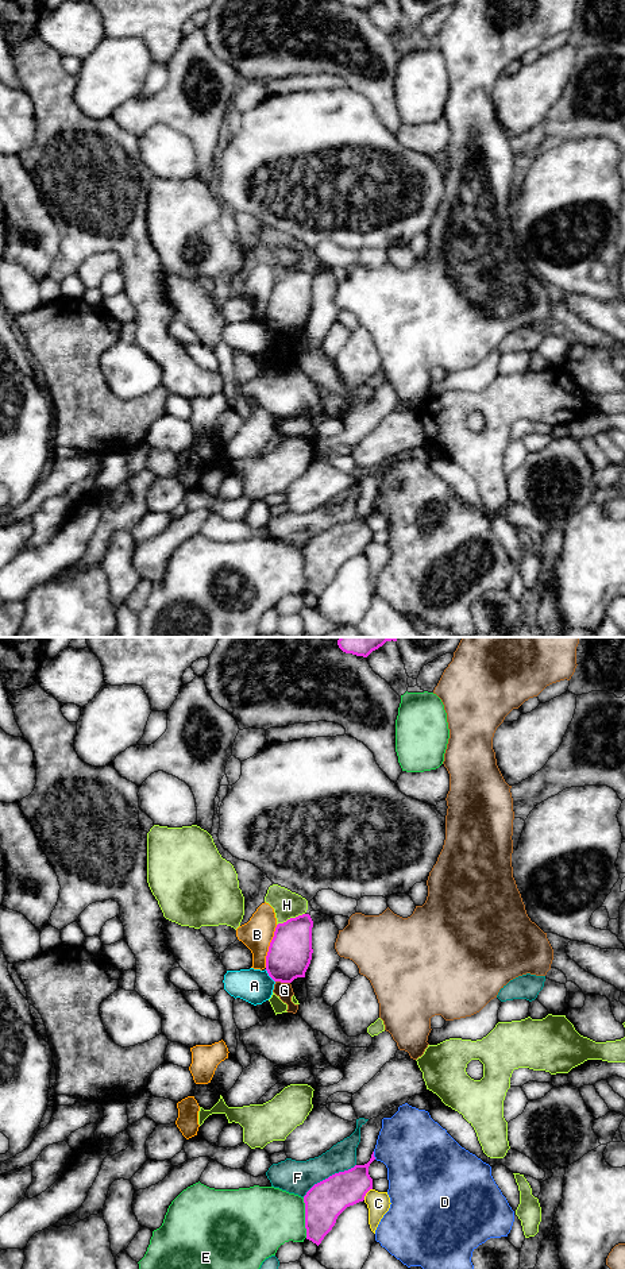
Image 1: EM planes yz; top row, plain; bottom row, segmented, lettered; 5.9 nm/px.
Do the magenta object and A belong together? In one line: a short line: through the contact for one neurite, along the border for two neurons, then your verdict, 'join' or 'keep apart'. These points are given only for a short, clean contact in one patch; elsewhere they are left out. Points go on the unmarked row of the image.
yz (265, 321), (274, 334) | keep apart

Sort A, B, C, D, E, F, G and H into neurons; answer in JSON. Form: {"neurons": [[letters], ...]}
{"neurons": [["A"], ["B"], ["C"], ["D"], ["E"], ["F"], ["G"], ["H"]]}

